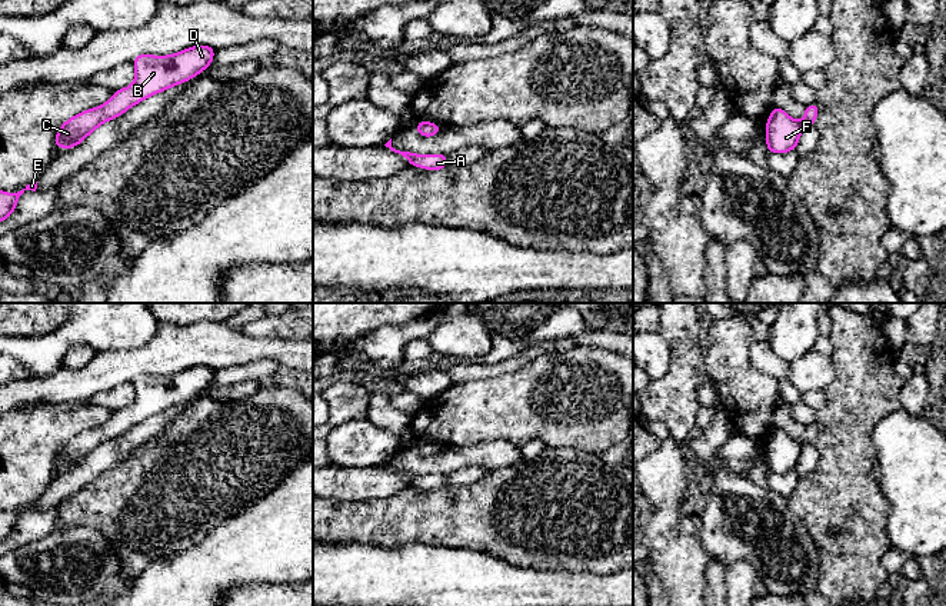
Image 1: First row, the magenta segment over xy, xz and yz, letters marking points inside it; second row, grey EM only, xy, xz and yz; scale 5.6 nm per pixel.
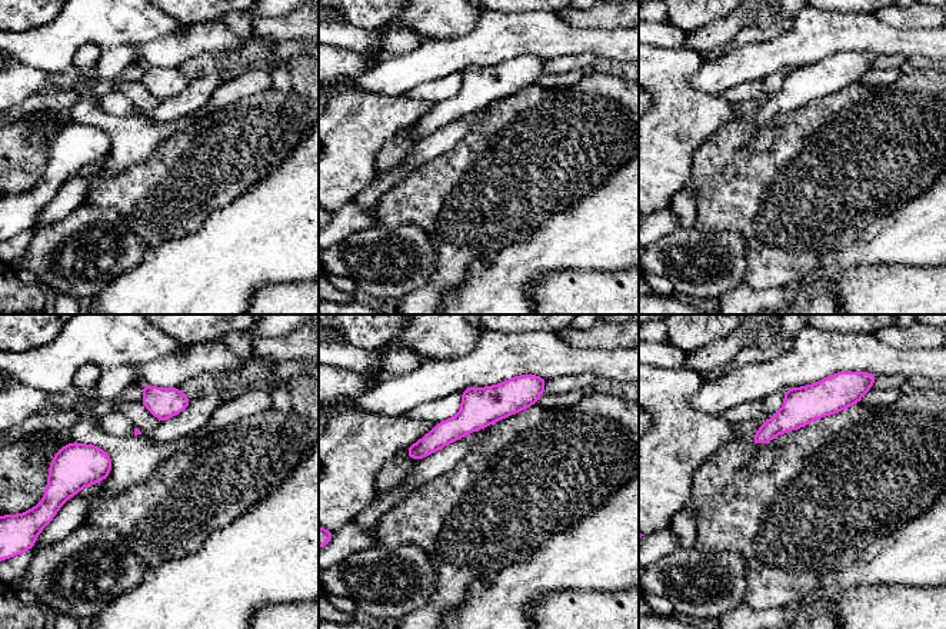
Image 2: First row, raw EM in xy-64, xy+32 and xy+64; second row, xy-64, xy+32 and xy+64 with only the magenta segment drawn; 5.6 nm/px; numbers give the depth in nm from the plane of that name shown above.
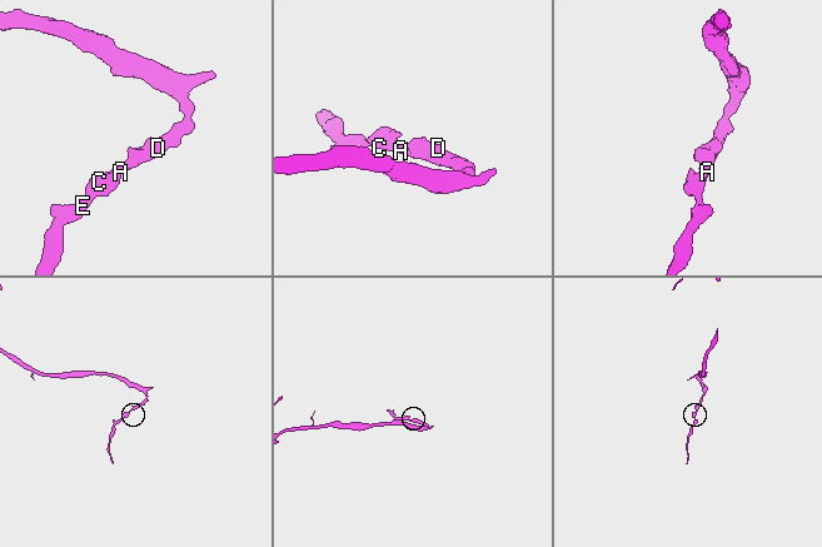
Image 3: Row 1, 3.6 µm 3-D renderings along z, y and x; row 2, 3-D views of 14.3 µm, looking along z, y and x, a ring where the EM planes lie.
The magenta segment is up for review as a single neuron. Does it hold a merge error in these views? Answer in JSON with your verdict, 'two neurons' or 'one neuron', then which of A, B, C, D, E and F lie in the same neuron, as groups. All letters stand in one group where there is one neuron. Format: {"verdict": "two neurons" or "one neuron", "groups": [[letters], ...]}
{"verdict": "one neuron", "groups": [["A", "B", "C", "D", "E", "F"]]}

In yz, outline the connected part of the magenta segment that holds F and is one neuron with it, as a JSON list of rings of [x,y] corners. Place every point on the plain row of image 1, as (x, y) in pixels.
[[[816,422],[805,427],[805,439],[793,440],[783,429],[773,427],[766,442],[767,472],[789,473],[795,470],[800,459],[802,450],[809,444],[816,444],[817,437]]]

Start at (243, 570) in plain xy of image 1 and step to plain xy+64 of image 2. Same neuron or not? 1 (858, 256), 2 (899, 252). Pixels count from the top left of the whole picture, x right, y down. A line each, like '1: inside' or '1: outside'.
1: inside
2: inside

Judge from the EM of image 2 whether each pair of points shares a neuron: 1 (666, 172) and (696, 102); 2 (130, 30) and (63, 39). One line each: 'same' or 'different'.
1: same
2: same

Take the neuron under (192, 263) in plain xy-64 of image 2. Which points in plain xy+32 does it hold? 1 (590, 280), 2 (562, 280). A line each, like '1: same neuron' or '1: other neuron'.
1: other neuron
2: other neuron

